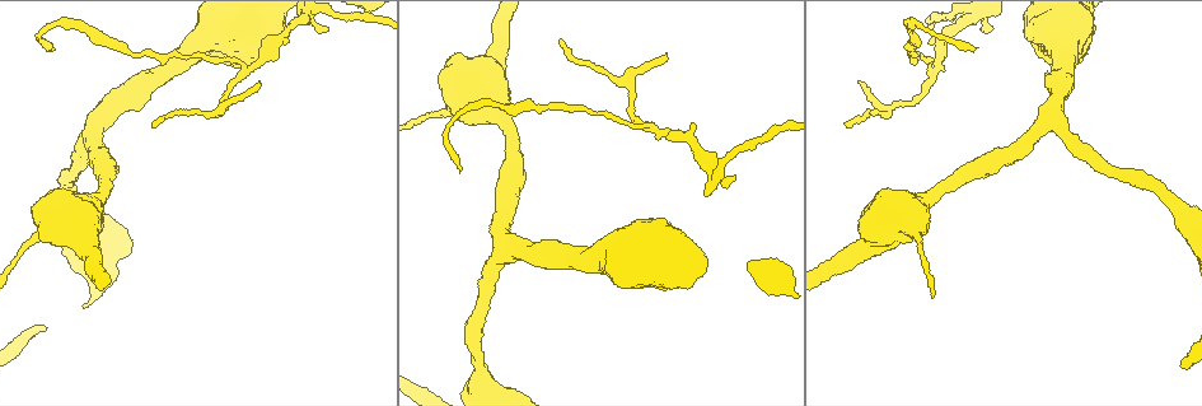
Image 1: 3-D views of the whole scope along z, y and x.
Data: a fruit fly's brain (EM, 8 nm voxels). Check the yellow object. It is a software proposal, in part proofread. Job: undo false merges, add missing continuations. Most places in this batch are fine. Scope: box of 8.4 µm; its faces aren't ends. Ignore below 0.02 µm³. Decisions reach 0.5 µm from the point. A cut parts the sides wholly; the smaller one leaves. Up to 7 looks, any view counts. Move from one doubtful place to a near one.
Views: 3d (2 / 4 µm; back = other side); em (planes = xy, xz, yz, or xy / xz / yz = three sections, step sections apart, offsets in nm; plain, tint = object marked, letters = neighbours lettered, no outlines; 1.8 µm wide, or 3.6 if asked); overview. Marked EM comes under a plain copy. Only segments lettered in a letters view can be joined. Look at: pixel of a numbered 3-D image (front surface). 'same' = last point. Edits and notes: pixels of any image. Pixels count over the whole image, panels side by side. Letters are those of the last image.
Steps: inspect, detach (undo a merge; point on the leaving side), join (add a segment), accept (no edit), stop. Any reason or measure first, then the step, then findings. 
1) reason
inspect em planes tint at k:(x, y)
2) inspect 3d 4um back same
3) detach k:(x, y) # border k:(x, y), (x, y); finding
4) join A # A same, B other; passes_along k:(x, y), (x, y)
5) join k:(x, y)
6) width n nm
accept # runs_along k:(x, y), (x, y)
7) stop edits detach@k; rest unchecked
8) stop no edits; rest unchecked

thin neck
inspect em planes tint at 1:(909, 27)

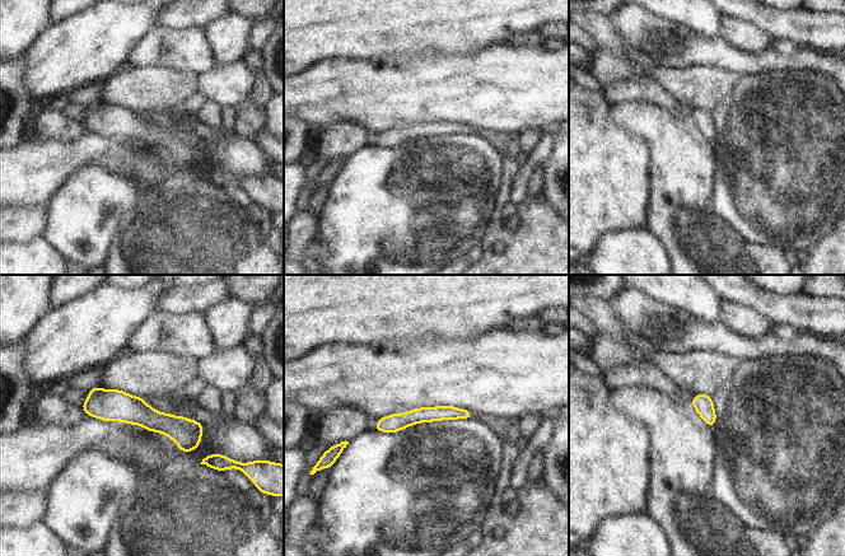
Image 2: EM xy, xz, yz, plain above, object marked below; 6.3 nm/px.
inspect em planes letters same

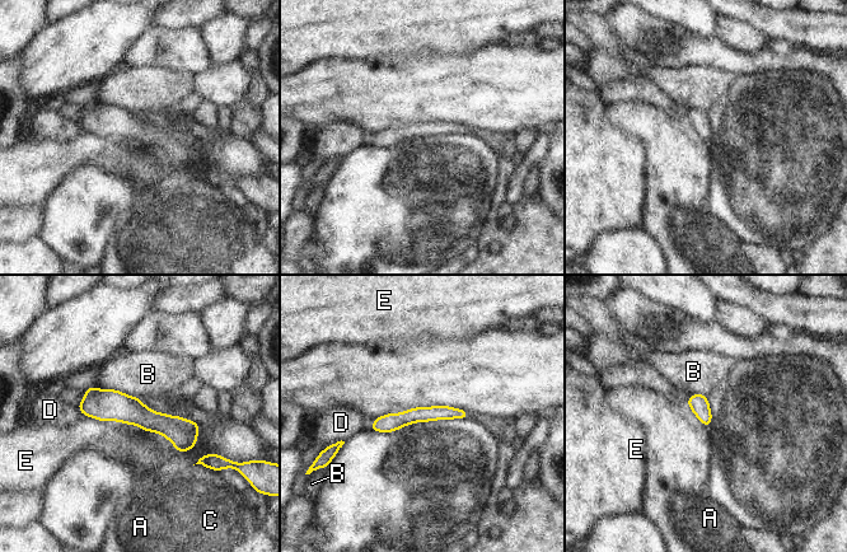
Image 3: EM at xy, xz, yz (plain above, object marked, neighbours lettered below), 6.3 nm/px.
accept # A other, B other, C other, D other, E other; runs_along 3:(82, 406), (118, 406), (192, 443); one neuron here

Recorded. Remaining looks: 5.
branch point
inspect 3d 4um at 1:(249, 72)

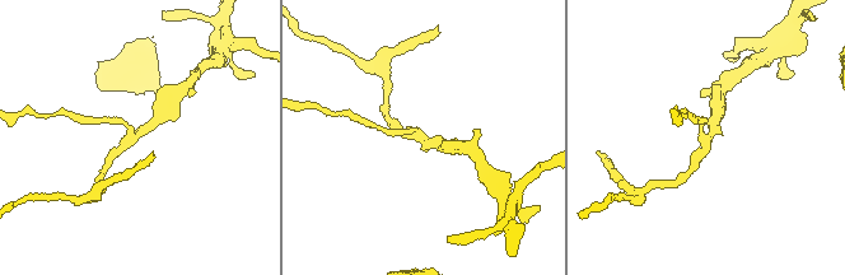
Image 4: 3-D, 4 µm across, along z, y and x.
arms 3
inspect em xz step 8 letters at 4:(422, 134)

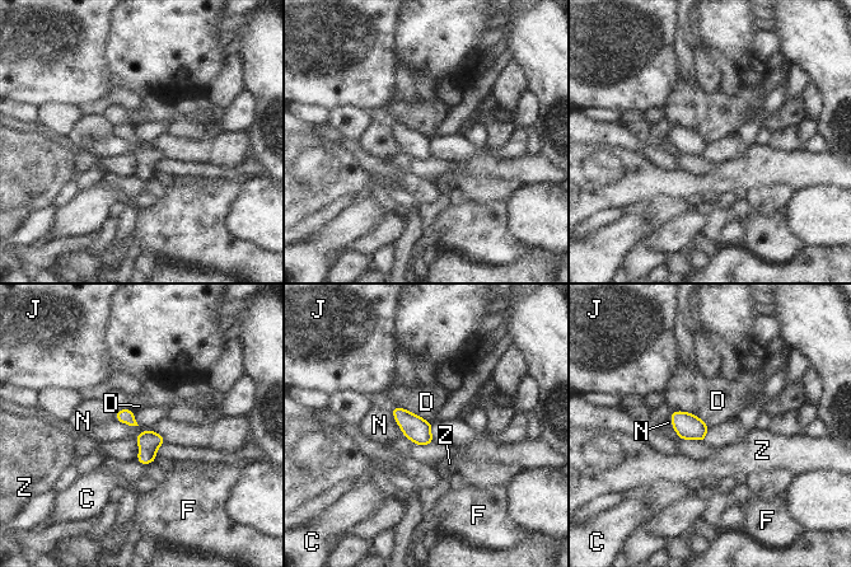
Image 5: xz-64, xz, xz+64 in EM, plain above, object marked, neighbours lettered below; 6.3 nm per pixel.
longest_contact D 260 nm
accept # C other, D other, F other, J other, N other, Z other; border 5:(672, 411), (692, 412), (710, 427); all the same neuron

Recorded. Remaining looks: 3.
free end
inspect 3d 4um back at 1:(845, 122)

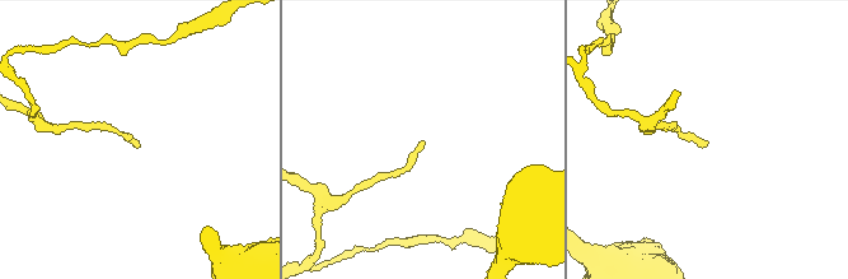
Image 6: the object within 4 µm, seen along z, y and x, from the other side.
shape alone is not enough
inspect em planes letters at 6:(138, 143)

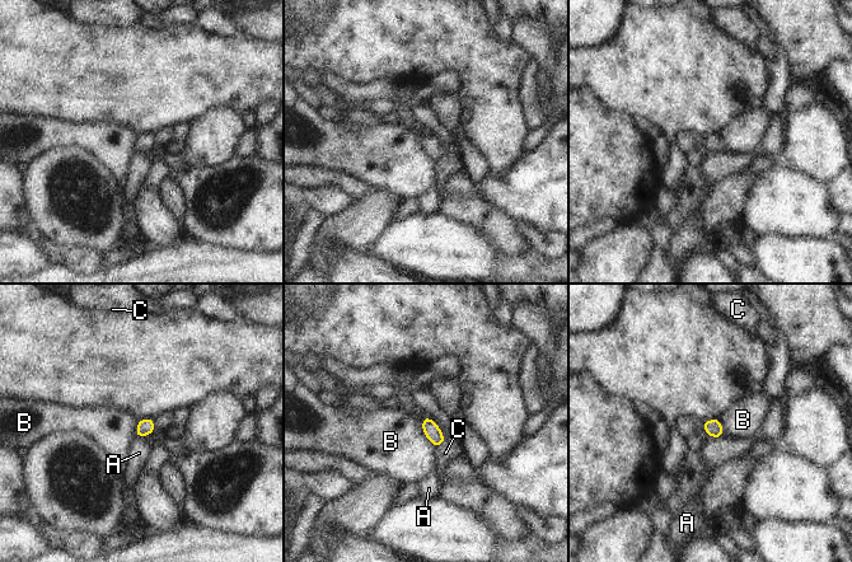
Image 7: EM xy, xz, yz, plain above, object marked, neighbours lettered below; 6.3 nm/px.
accept # A other, B other, C other; border 7:(421, 418), (421, 431), (435, 448); none of them fits

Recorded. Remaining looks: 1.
stop no edits; rest unchecked

